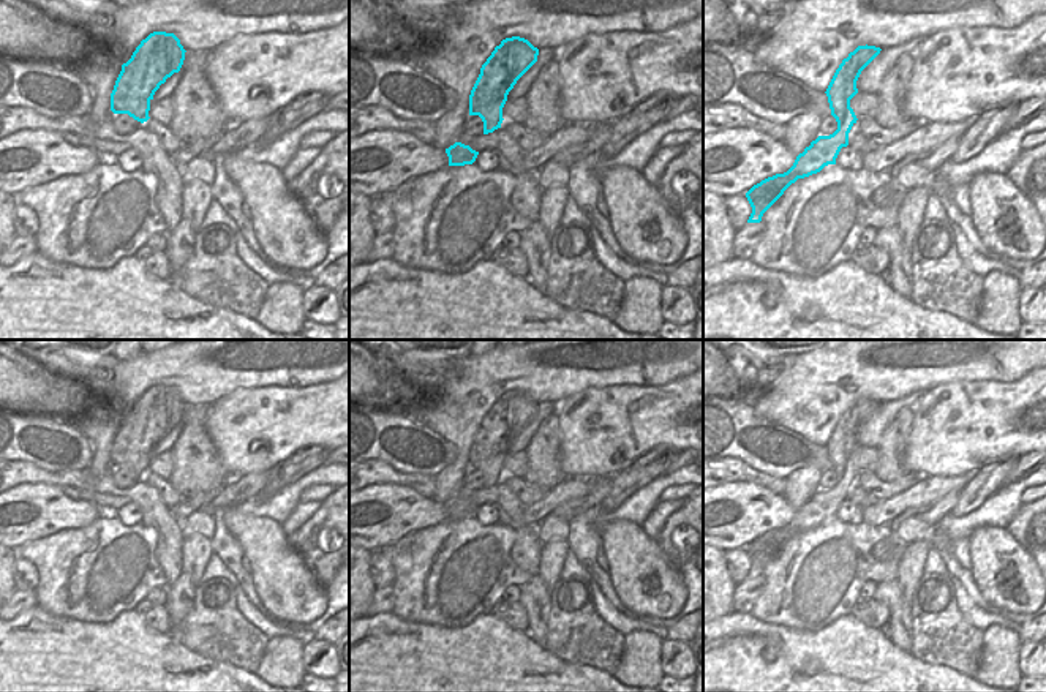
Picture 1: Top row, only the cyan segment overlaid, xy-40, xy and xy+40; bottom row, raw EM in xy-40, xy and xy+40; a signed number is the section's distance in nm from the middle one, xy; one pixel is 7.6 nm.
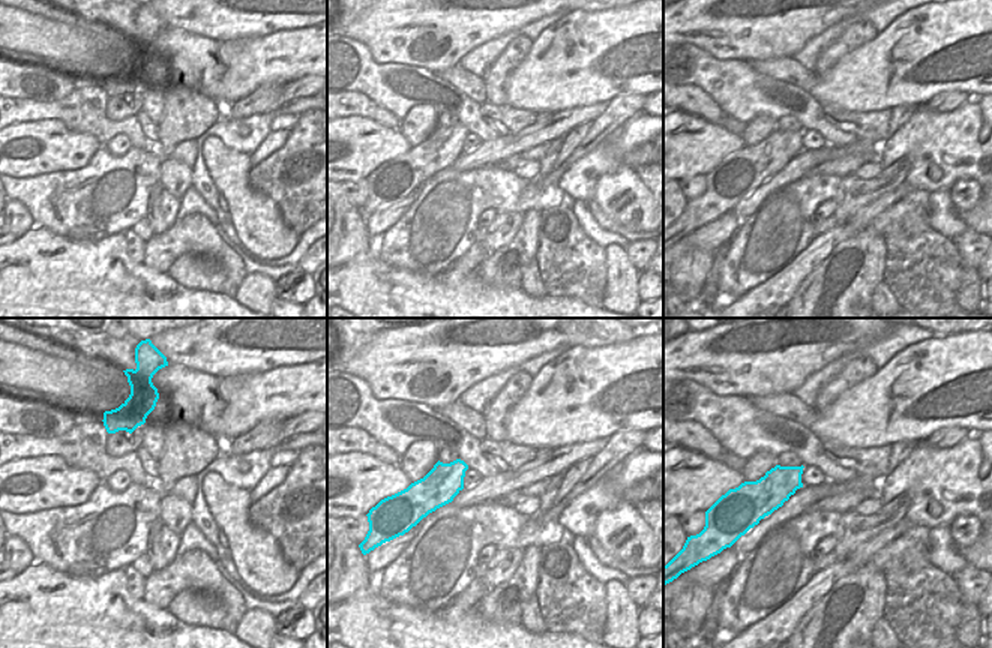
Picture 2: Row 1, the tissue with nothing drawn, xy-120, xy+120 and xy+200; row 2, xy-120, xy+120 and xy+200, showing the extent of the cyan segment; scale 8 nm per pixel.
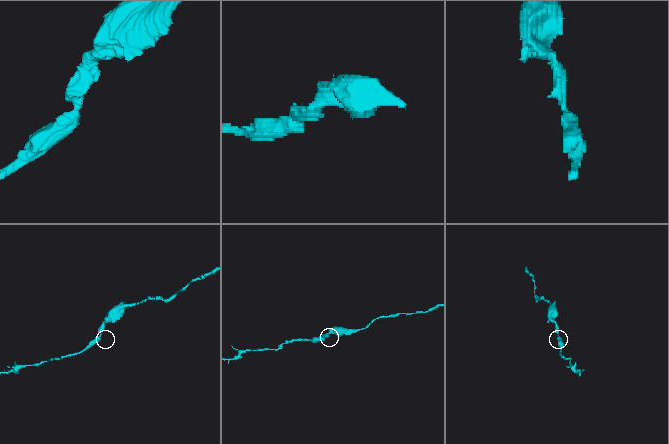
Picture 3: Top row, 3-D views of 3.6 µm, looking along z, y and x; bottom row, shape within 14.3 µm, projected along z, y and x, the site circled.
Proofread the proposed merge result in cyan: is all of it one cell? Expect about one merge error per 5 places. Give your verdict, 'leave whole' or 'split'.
leave whole

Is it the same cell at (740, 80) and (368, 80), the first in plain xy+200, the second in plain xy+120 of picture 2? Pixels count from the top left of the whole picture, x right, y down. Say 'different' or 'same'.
same

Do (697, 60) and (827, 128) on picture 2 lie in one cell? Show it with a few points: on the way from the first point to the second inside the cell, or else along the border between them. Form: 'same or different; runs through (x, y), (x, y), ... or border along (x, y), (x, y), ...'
same; runs through (730, 83), (742, 93), (779, 99), (794, 111)

